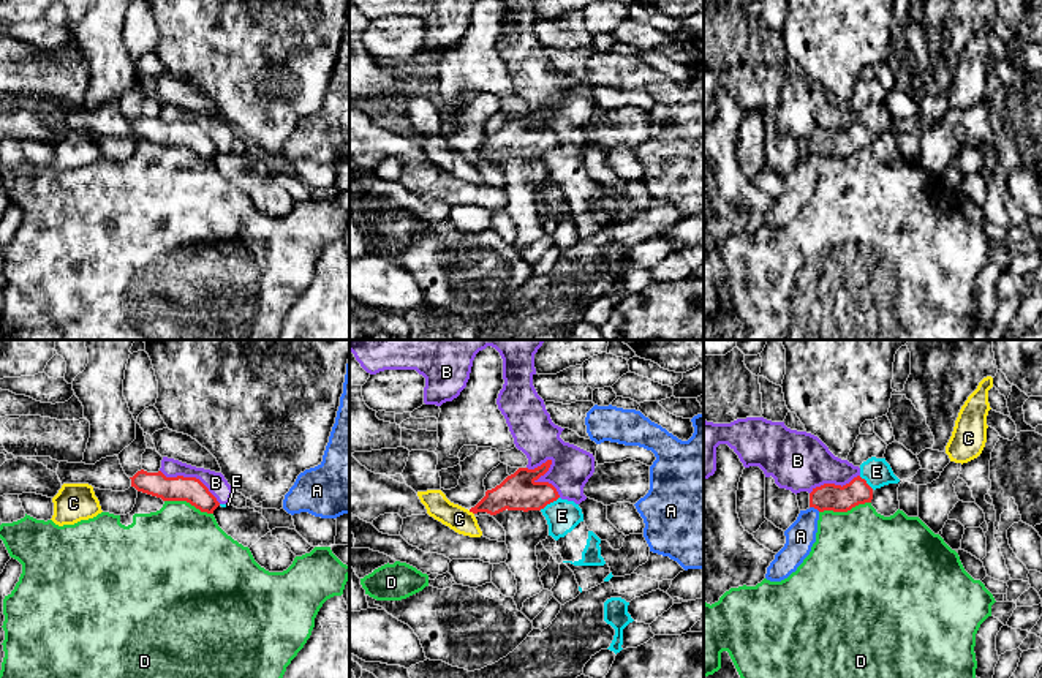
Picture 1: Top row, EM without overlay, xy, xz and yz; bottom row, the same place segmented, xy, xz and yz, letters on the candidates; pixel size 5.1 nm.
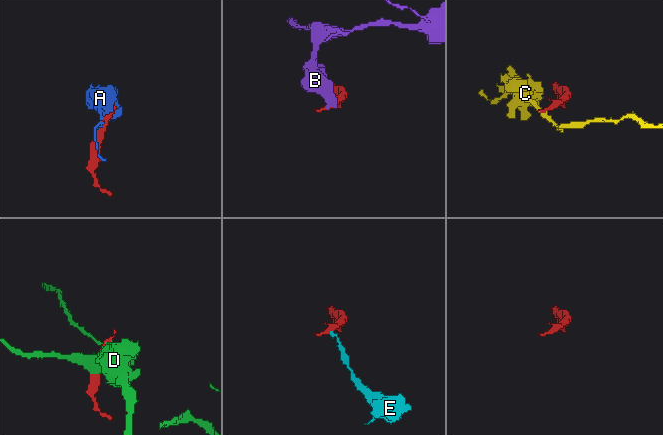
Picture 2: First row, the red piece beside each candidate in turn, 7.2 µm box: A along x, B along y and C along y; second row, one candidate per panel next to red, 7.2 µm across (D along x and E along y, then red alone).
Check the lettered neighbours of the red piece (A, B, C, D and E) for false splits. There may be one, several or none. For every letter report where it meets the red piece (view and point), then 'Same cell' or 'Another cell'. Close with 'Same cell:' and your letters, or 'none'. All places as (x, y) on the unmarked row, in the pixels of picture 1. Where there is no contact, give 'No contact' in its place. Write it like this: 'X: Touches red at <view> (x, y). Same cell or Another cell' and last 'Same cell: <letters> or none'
A: Touches red at yz (815, 154). Another cell
B: Touches red at xz (546, 117). Another cell
C: Touches red at xz (471, 157). Another cell
D: Touches red at yz (845, 157). Another cell
E: Touches red at xz (549, 149). Another cell
Same cell: none

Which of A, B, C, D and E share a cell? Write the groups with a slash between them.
A / B E / C / D

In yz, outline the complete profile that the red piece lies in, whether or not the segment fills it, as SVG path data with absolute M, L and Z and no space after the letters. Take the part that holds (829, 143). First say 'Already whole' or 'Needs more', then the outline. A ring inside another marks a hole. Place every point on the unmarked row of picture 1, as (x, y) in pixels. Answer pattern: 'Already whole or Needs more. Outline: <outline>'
Already whole. Outline: M860 122L854 123L846 131L824 130L813 134L810 139L810 153L819 158L848 158L852 153L865 149L871 149L873 134Z

